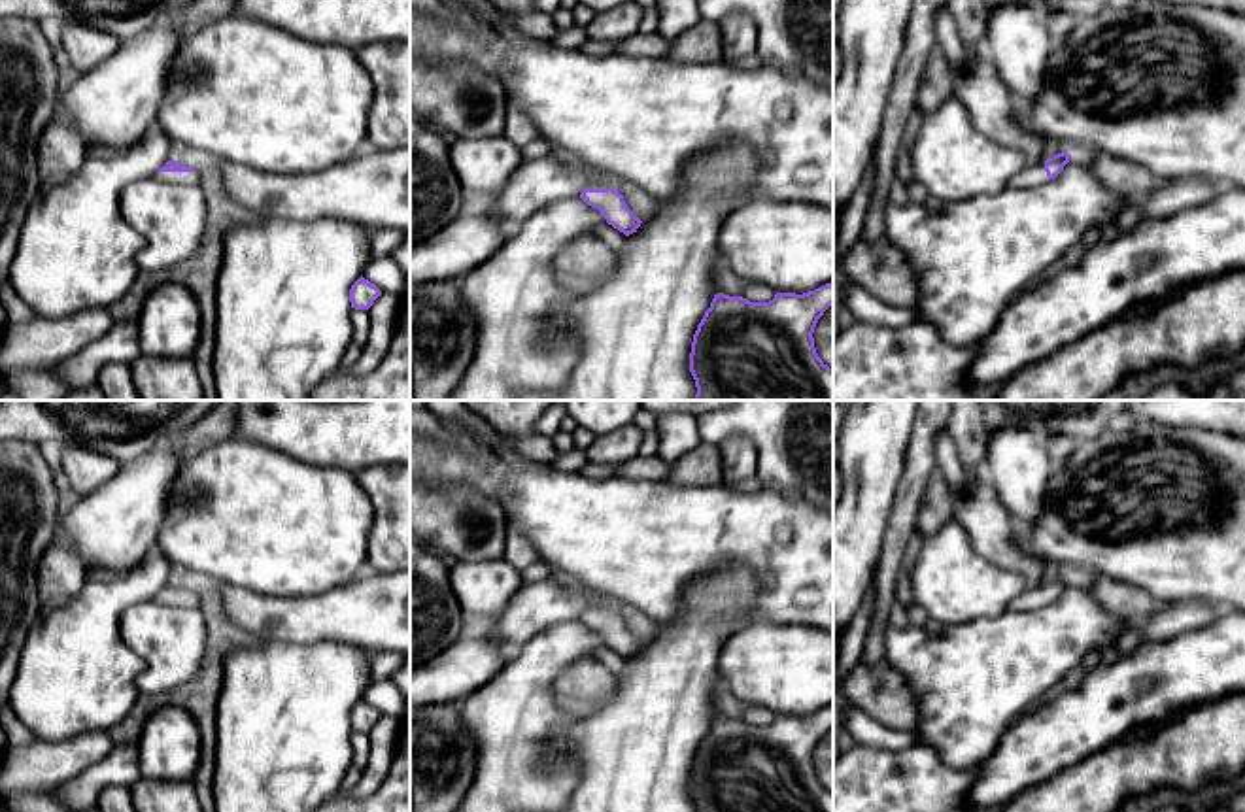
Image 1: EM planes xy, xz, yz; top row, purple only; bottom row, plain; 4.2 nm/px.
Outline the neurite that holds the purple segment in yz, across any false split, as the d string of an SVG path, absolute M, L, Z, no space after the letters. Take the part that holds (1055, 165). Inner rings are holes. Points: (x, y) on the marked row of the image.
M1062 151L1037 166L1026 164L1018 174L1011 178L1009 185L1015 189L1033 189L1045 185L1049 179L1054 179L1064 170L1069 159L1071 155Z

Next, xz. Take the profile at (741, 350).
M833 281L814 291L776 293L769 302L714 295L691 342L695 400L833 400L833 368L816 353L814 327L833 304Z

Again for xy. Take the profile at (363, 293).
M363 276L350 289L350 302L355 310L368 310L382 291Z

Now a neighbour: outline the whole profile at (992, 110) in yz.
M965 53L969 70L954 72L950 96L965 106L971 123L986 138L1020 149L1030 166L1045 162L1054 144L1032 130L1024 110L1005 89L990 59L984 53Z

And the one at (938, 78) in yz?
M933 47L922 70L920 89L916 94L916 106L924 115L941 106L954 89L954 70L950 68L943 49Z

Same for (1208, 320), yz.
M1245 268L1192 283L1152 313L1115 319L1086 332L1056 353L1018 370L996 400L1101 400L1130 374L1162 364L1196 368L1215 357L1236 357L1245 349Z

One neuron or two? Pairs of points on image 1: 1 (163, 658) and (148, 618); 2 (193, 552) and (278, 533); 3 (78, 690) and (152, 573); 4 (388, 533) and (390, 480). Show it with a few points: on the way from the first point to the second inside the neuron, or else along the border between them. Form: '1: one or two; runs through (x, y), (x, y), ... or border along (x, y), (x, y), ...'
1: one; runs through (163, 648), (163, 639), (152, 627)
2: one; runs through (214, 542), (229, 542), (238, 533), (257, 533)
3: one; runs through (78, 659), (80, 639), (121, 597)
4: one; runs through (390, 520), (390, 493)

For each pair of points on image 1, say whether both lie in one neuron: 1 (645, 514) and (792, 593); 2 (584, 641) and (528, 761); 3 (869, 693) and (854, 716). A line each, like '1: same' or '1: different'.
1: same
2: same
3: different

